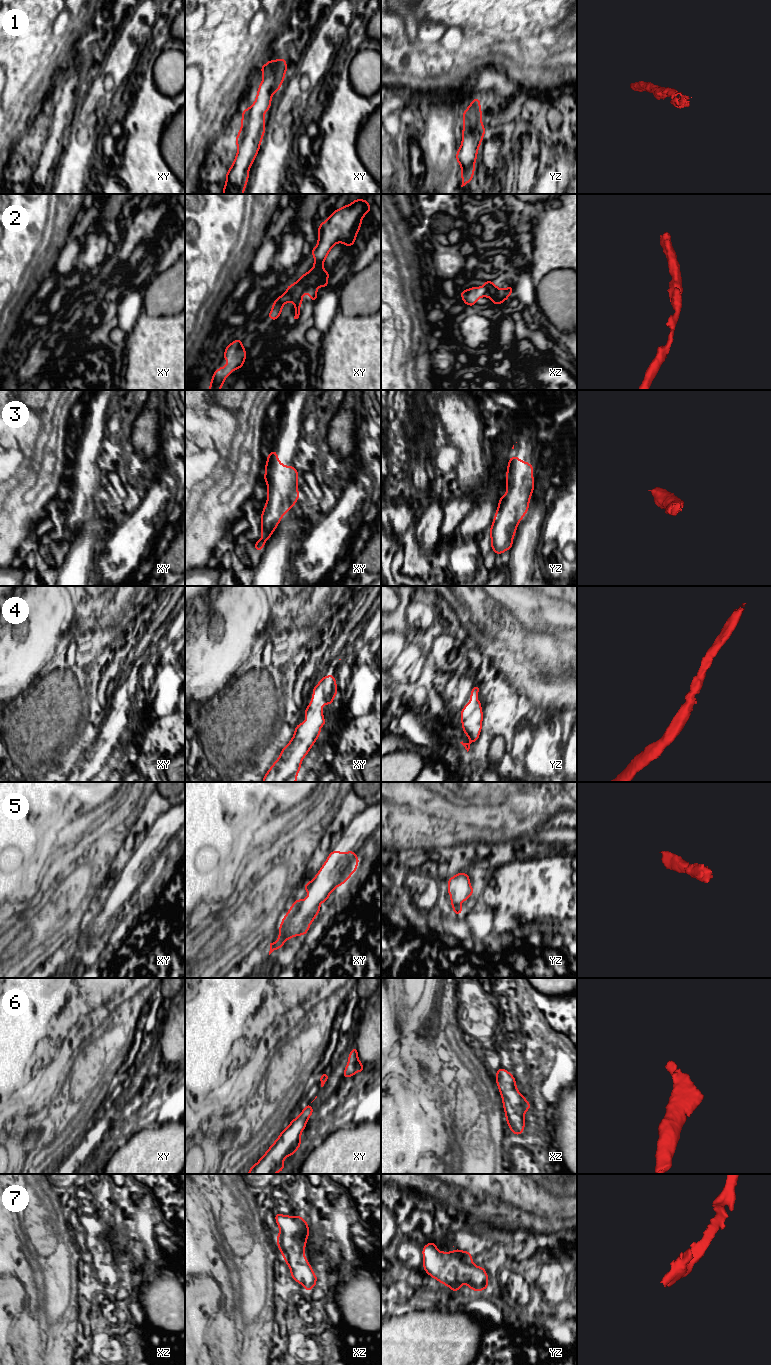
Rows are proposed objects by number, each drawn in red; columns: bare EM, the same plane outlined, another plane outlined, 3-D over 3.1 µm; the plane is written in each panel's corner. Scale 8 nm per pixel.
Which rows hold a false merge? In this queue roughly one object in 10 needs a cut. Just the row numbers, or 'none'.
none

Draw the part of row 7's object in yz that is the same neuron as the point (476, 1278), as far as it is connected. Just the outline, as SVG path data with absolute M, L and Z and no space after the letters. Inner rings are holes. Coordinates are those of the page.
M436 1242L427 1243L422 1248L423 1269L443 1285L448 1286L453 1293L457 1292L464 1282L472 1291L484 1291L489 1286L488 1274L484 1267L473 1263L472 1253L454 1249L452 1252L442 1252L436 1247Z

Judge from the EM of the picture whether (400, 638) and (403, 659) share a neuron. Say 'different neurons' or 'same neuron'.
different neurons

